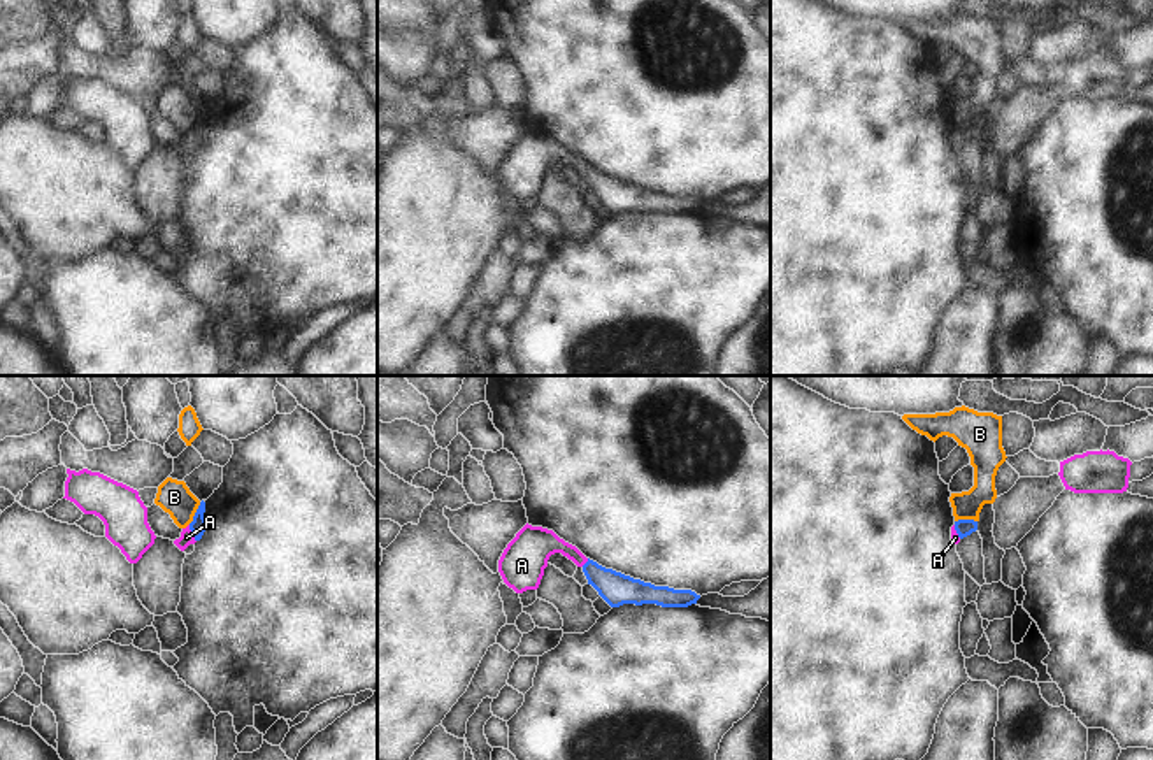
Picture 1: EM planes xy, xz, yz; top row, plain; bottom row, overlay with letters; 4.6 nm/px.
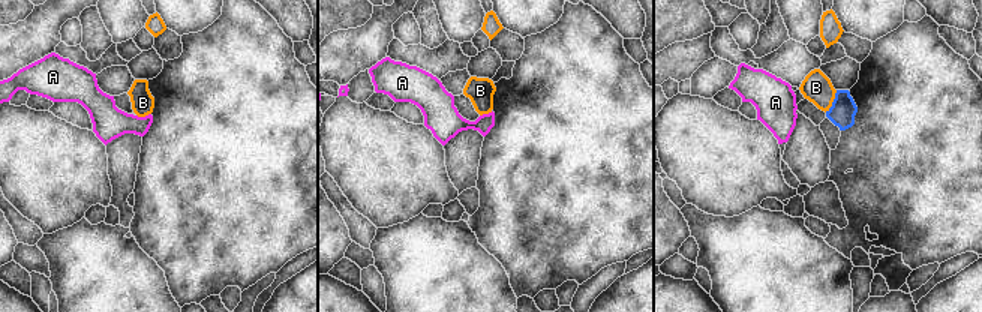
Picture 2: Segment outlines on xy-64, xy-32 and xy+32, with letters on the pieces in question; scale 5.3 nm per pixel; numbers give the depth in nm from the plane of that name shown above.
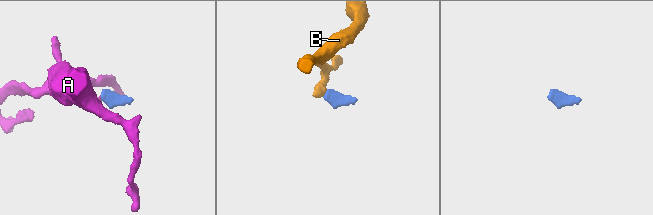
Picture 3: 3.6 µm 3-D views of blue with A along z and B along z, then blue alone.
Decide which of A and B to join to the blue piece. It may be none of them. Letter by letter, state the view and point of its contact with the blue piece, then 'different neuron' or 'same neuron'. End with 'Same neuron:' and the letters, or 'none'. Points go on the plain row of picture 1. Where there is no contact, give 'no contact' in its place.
A: xy (192, 139) | same neuron
B: xy (195, 120) | different neuron
Same neuron: A

